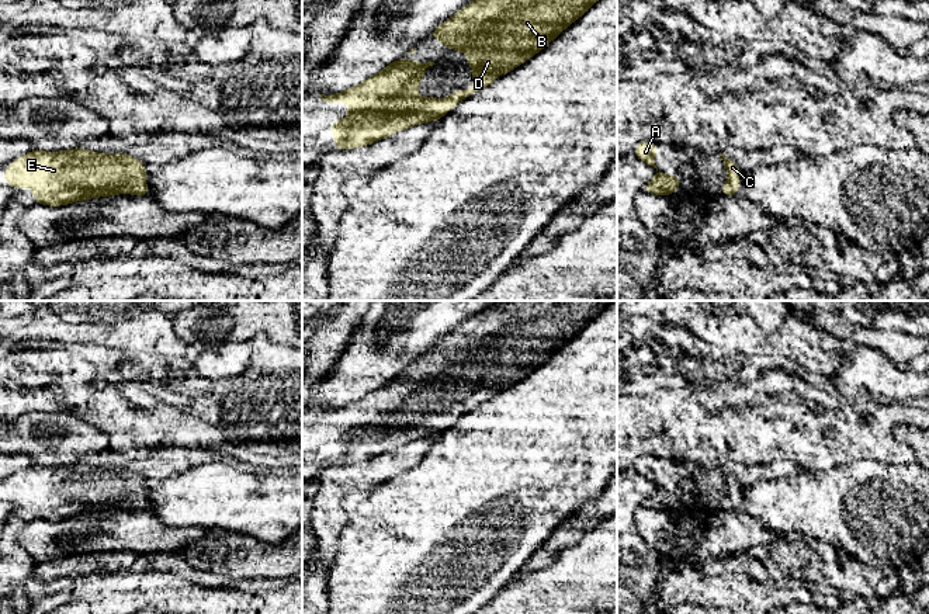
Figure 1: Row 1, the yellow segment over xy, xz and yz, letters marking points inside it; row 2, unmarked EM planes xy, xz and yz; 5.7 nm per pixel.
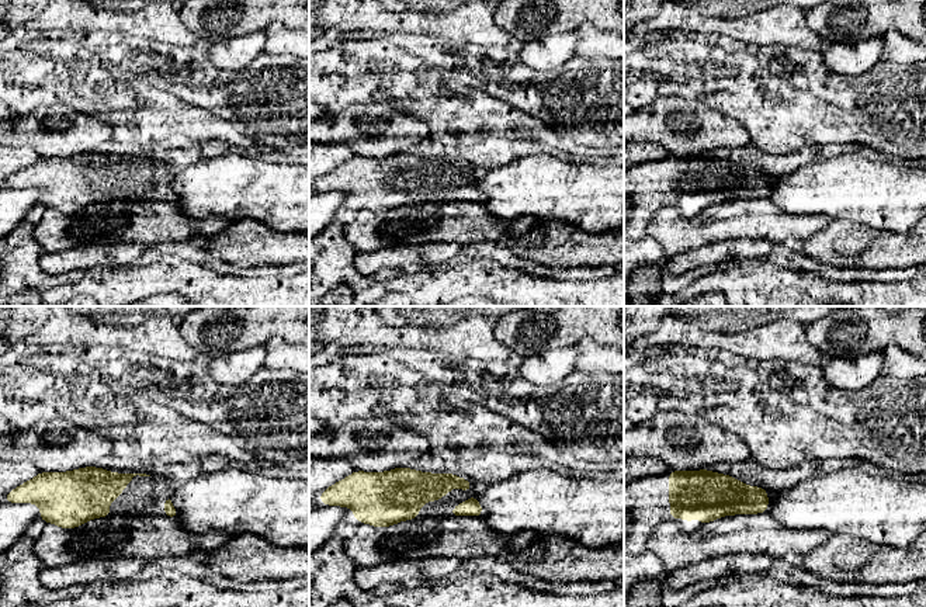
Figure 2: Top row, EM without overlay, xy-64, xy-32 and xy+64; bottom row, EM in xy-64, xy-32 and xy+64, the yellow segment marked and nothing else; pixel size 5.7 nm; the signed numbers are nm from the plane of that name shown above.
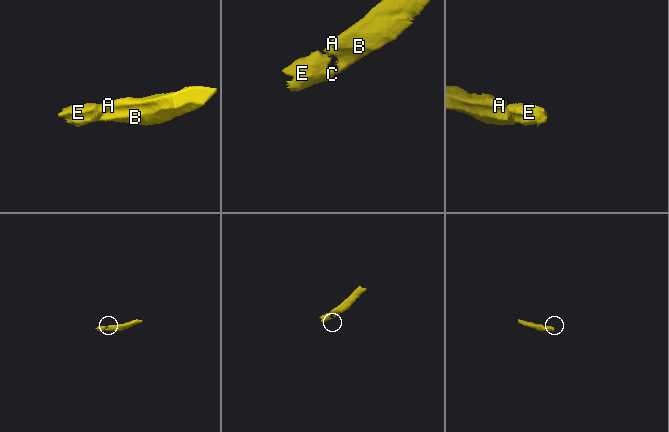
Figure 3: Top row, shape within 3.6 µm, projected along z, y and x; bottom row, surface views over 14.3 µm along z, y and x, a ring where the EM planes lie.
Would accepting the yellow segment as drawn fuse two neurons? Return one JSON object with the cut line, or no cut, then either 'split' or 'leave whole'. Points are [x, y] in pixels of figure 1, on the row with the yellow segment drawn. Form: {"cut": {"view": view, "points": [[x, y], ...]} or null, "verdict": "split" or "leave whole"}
{"cut": null, "verdict": "leave whole"}

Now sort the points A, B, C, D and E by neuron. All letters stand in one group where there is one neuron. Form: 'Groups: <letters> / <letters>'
Groups: A B C D E

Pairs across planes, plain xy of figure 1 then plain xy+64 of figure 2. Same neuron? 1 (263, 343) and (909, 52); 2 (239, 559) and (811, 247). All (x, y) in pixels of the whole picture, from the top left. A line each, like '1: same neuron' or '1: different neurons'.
1: same neuron
2: same neuron

